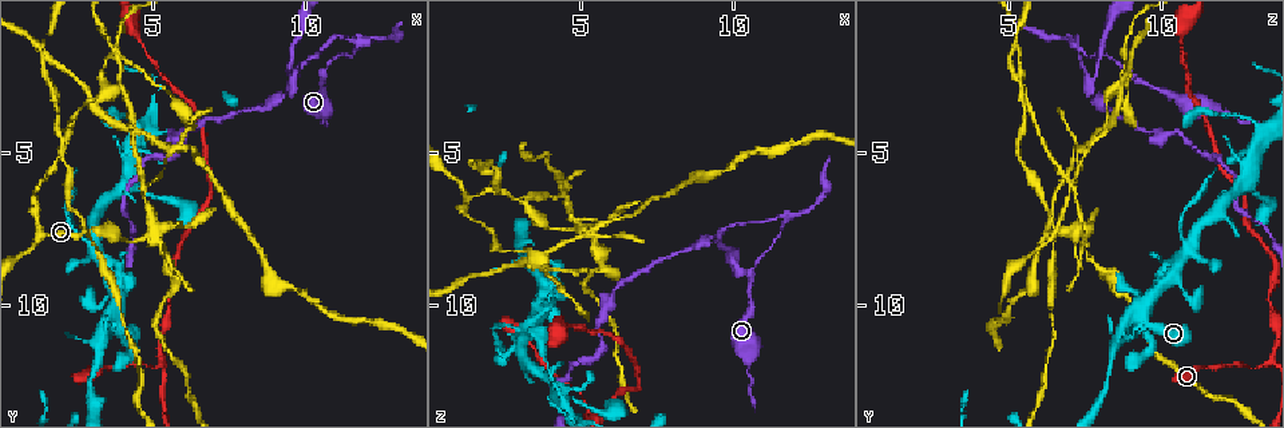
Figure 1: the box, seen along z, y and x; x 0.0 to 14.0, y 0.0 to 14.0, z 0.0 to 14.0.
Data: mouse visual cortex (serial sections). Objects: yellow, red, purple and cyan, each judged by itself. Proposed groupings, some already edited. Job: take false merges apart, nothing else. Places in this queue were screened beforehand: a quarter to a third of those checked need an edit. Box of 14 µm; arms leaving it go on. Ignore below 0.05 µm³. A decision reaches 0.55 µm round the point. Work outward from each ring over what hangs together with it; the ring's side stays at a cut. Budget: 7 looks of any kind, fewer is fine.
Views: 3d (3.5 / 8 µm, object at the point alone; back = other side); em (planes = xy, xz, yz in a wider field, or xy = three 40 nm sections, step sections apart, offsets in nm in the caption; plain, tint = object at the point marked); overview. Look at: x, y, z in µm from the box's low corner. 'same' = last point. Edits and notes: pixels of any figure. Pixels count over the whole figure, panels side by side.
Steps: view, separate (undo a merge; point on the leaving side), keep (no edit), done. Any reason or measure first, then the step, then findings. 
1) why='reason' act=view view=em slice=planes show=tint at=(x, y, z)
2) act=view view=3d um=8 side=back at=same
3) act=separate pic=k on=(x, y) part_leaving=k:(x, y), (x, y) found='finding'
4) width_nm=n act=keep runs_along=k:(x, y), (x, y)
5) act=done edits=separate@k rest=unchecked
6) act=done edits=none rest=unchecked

act=view view=3d um=3.5 side=back at=(3.0, 7.8, 6.5)

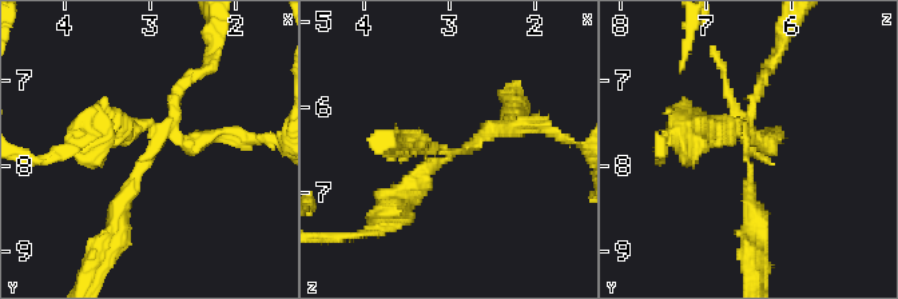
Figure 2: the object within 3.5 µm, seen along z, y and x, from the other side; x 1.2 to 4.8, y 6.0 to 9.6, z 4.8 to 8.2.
arms=4 arm_widths_nm=150,150,200,300 act=view view=em slice=xy step=1 show=tint at=(2.95, 7.85, 6.50)

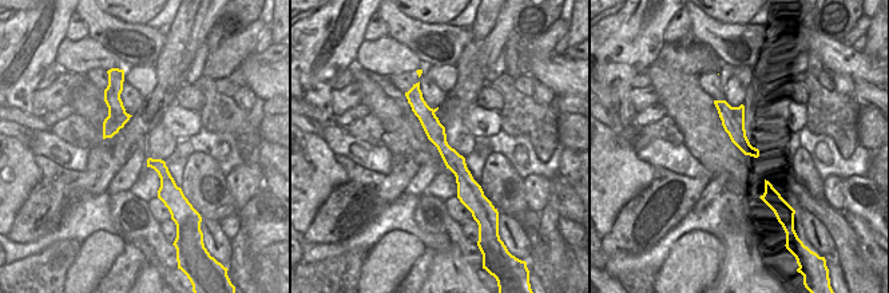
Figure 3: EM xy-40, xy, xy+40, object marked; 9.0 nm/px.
act=separate pic=2 on=(183, 82) border=3:(108, 110), (120, 115), (126, 113) found='a second cell is stuck on'

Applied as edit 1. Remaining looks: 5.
why='side arm on a straight run' act=view view=3d um=3.5 at=(3.5, 1.8, 8.9)

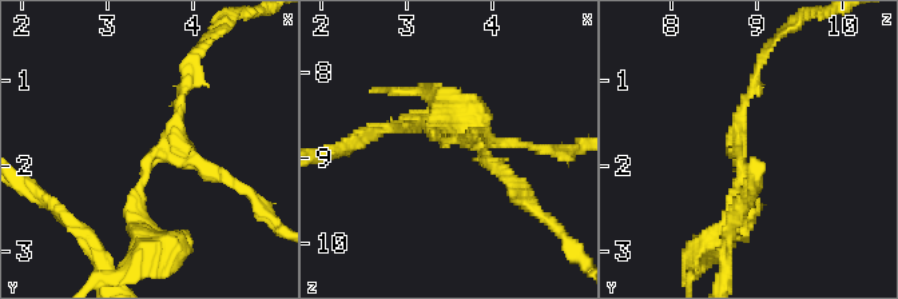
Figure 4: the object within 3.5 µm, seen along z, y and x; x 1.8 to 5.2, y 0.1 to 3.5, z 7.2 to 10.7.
arms=3 arm_widths_nm=150,150,200 act=view view=em slice=planes show=tint at=(3.55, 1.85, 8.75)

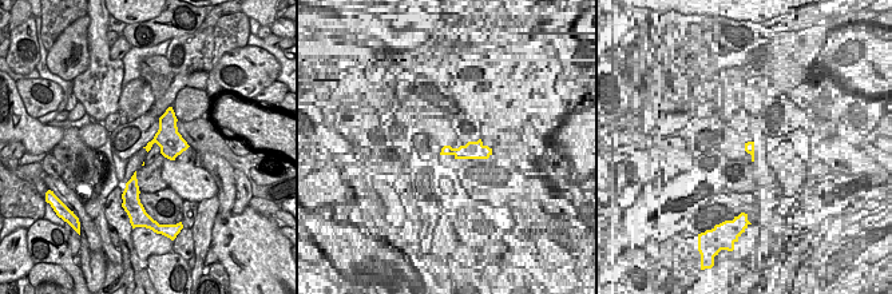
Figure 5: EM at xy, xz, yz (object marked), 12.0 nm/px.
act=view view=em slice=xy step=1 show=tint at=same

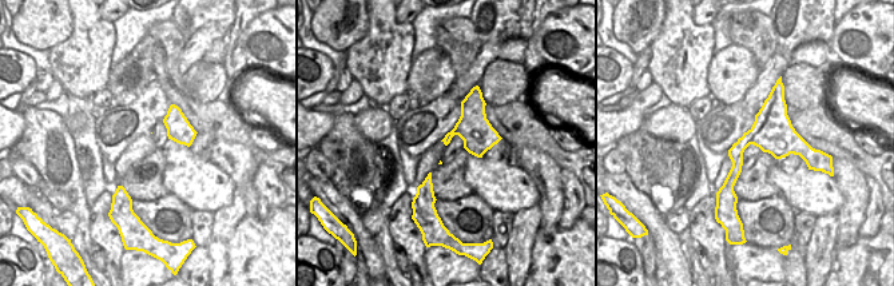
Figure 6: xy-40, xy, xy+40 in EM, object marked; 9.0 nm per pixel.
act=keep runs_along=4:(442, 122), (442, 142), (533, 146) found='all the same cell'

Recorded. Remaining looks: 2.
why='abrupt turn' act=view view=3d um=3.5 at=(3.9, 10.3, 9.3)

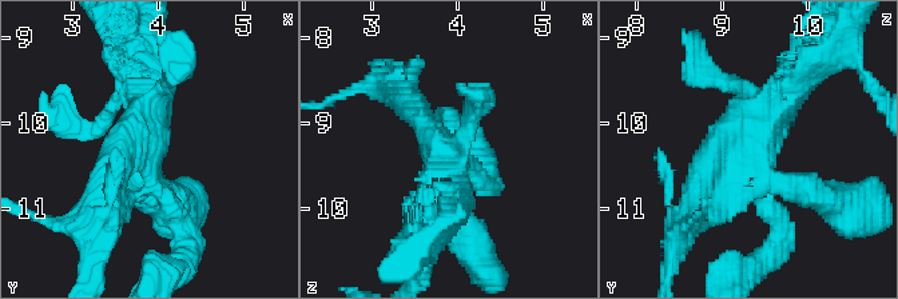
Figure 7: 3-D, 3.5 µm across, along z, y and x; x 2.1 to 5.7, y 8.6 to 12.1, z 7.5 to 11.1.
act=view view=em slice=xy step=3 show=tint at=(3.85, 10.30, 9.35)

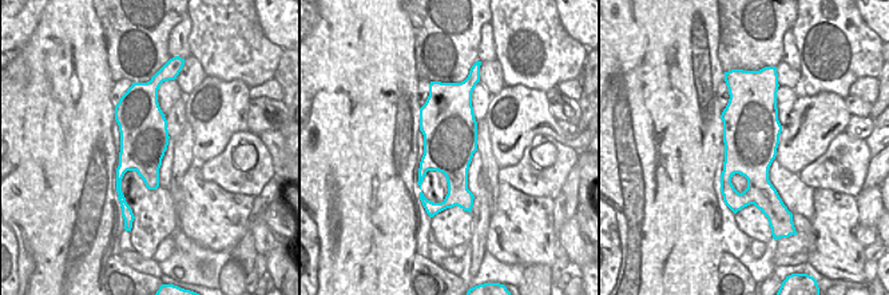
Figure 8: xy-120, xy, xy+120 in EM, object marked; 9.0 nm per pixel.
act=keep runs_along=7:(817, 194), (755, 148), (802, 75) found='all the same cell'

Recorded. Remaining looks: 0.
act=done edits=separate@2 rest=unchecked

